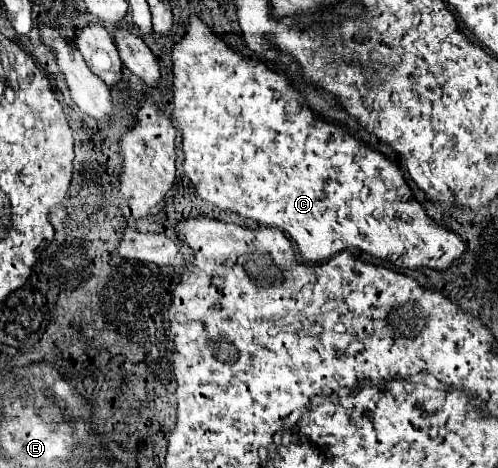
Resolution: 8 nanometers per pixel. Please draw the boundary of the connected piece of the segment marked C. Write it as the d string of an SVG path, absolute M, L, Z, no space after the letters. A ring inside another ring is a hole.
M191 17L189 31L173 47L171 57L173 117L183 133L183 169L201 199L281 229L297 243L307 261L327 259L343 249L359 247L397 267L447 269L465 251L463 241L455 233L427 217L425 209L413 199L397 165L341 129L319 121L307 107L299 111L299 102L305 100L284 72L273 71L266 62L227 49L197 17Z

